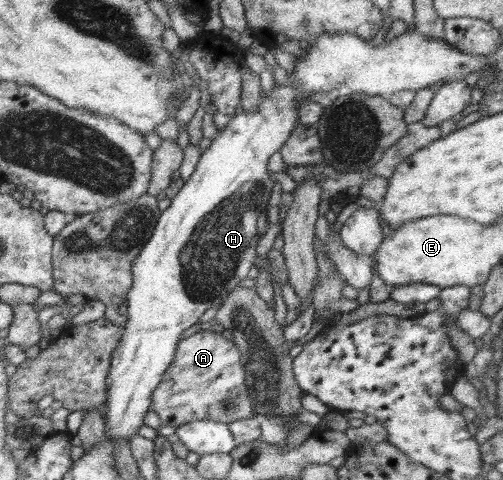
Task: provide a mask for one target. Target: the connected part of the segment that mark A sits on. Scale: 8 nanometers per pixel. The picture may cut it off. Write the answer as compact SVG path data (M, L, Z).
M200 331L186 340L180 340L173 364L164 373L165 376L154 392L150 406L158 414L160 426L170 425L176 428L194 420L213 420L230 424L234 420L256 416L254 404L248 397L240 352L234 342L228 341L220 333Z

